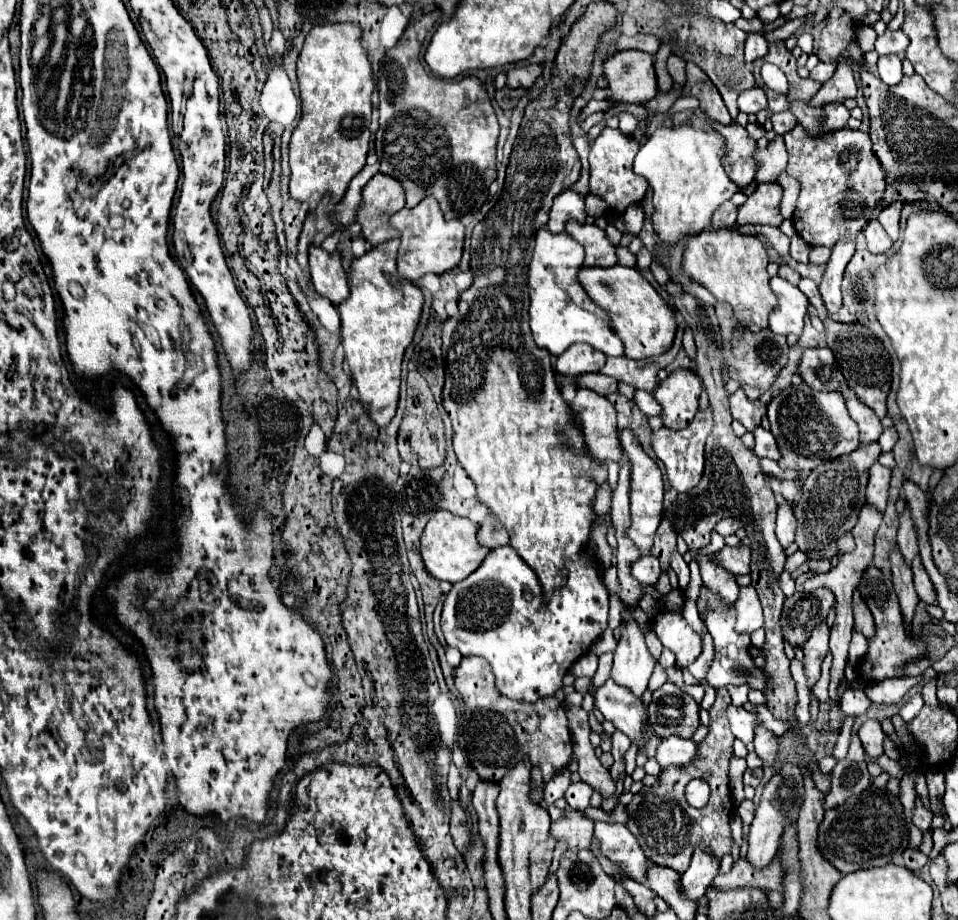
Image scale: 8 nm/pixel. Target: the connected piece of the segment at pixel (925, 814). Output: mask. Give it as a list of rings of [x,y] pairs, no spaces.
[[[917,796],[917,800],[915,800],[915,808],[913,808],[913,824],[915,826],[919,826],[923,832],[927,832],[929,828],[931,828],[931,812],[923,806],[923,802],[921,802],[921,798]]]

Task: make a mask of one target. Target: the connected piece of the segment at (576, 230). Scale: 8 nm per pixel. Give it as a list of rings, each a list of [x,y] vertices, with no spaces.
[[[575,220],[567,222],[565,228],[583,248],[585,248],[585,266],[615,266],[619,264],[615,246],[607,240],[603,228],[595,224],[579,224]]]

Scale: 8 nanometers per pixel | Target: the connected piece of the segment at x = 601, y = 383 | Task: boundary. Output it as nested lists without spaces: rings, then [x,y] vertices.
[[[585,374],[585,376],[579,376],[577,382],[579,382],[579,386],[593,388],[593,390],[597,390],[603,396],[609,396],[609,394],[617,392],[617,386],[619,386],[619,382],[615,378],[607,378],[603,374]]]

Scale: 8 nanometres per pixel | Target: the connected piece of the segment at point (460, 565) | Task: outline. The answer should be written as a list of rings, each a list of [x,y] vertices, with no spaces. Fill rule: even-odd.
[[[439,510],[427,522],[425,532],[421,536],[421,556],[423,556],[425,568],[429,570],[429,574],[437,580],[447,580],[451,584],[461,582],[469,574],[473,574],[489,552],[487,546],[481,546],[477,542],[477,530],[479,530],[479,526],[473,524],[469,518],[453,516],[447,510]]]

